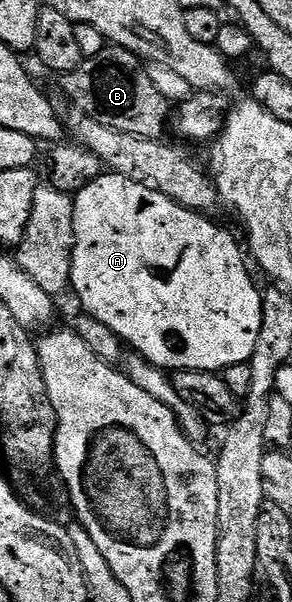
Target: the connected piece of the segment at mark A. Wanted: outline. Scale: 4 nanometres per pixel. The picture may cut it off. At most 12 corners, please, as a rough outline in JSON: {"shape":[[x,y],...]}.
{"shape":[[123,175],[70,287],[167,372],[249,363],[262,291],[213,218]]}

